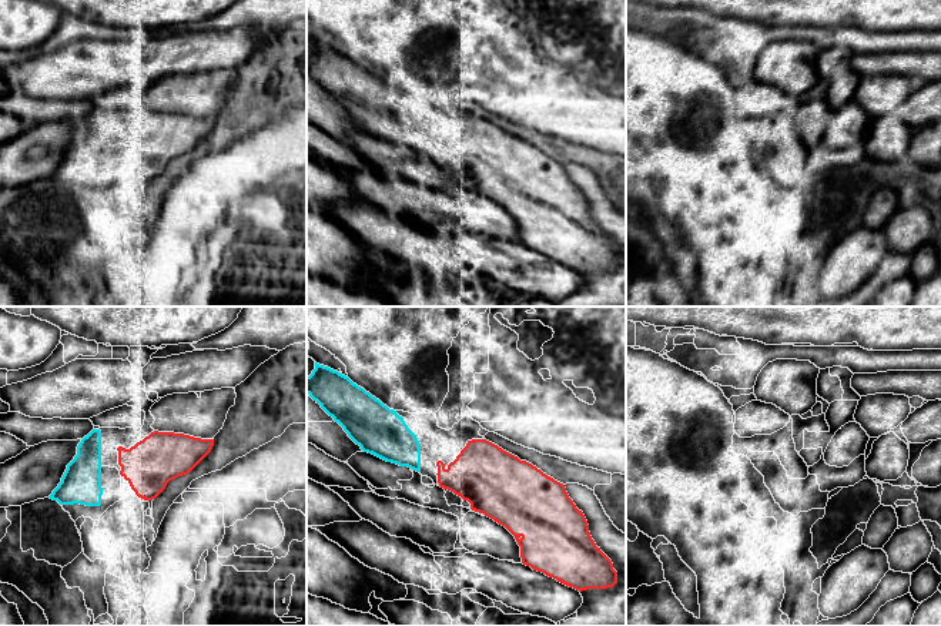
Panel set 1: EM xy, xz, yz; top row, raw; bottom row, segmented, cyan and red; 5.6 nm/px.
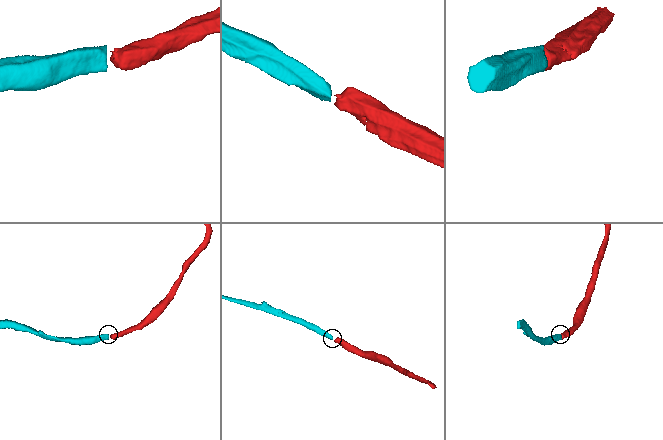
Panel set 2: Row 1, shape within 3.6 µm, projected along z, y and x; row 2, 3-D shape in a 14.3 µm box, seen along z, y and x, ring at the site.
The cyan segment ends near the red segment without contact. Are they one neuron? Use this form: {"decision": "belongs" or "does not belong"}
{"decision": "belongs"}

